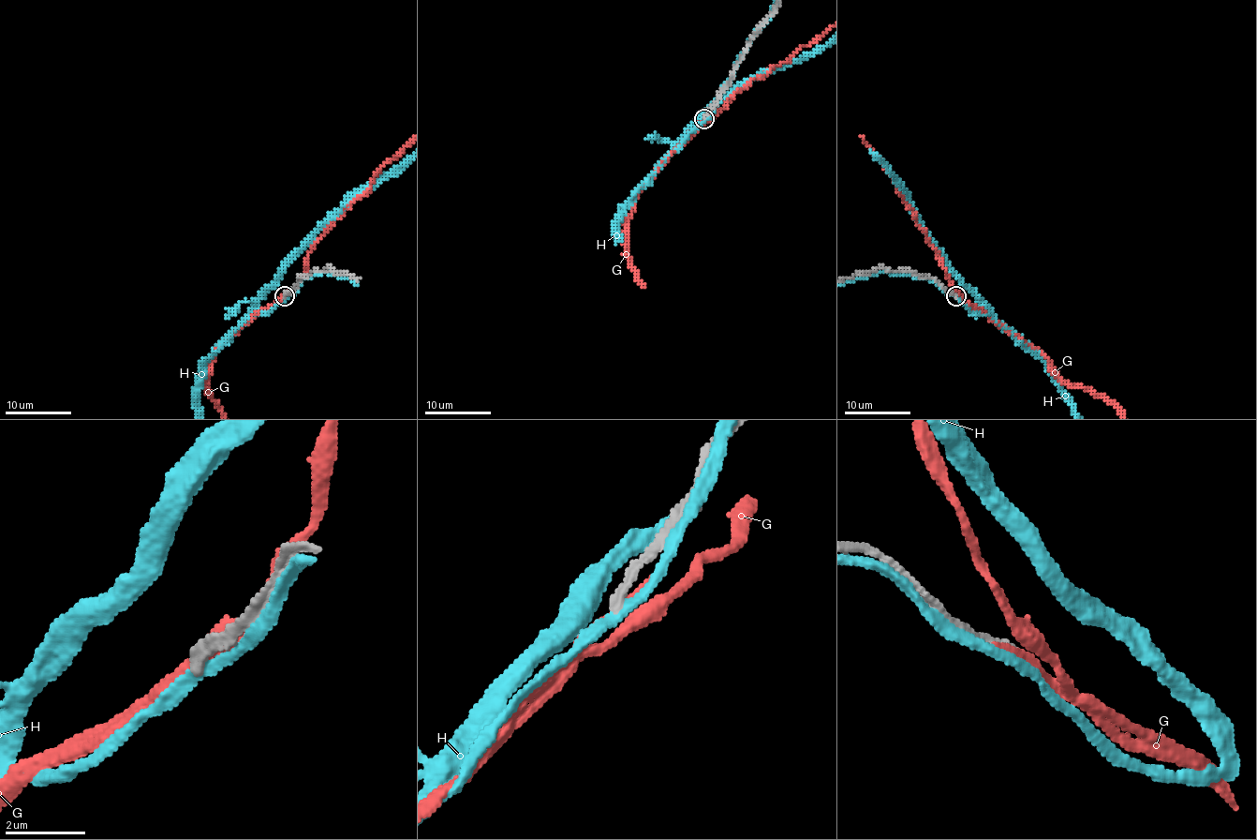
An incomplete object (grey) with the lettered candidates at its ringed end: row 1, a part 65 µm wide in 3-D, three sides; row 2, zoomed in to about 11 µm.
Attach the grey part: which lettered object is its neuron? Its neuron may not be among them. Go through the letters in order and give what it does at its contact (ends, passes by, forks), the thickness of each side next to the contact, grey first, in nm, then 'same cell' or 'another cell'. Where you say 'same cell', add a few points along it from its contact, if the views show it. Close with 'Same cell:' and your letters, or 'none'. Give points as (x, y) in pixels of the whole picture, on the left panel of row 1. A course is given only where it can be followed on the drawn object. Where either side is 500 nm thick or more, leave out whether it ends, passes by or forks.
G: it ends; calibres 260 and 280 nm; another cell
H: it passes by; calibres 220 and 240 nm; another cell
Same cell: none

